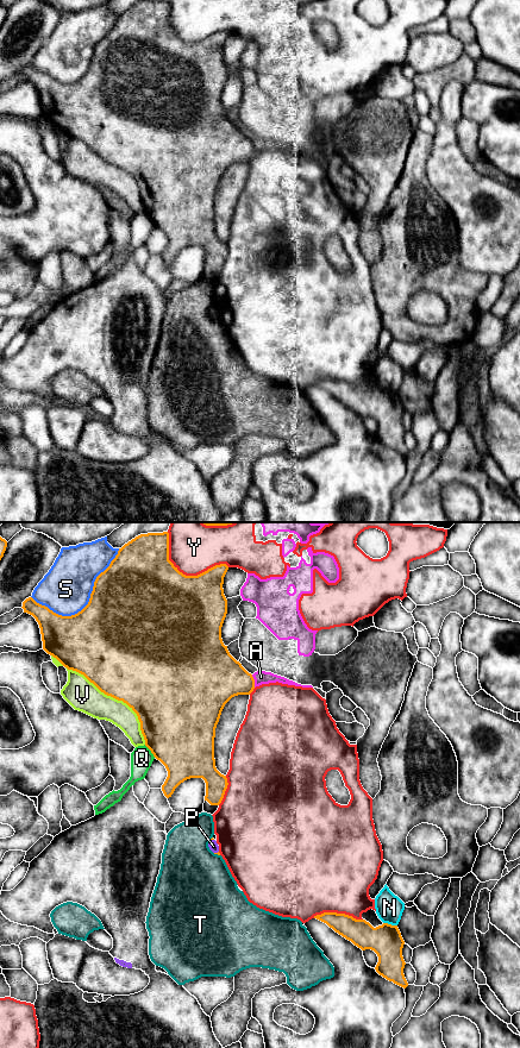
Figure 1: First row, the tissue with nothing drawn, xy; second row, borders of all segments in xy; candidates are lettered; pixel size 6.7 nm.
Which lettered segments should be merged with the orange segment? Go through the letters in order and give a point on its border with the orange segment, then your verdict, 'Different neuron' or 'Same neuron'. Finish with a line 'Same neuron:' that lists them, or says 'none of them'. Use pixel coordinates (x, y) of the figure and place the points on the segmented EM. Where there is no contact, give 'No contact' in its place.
A: Touches orange at xy (254, 681). Different neuron
N: Touches orange at xy (390, 924). Different neuron
P: Touches orange at xy (211, 840). Different neuron
Q: Touches orange at xy (150, 750). Different neuron
S: Touches orange at xy (87, 604). Different neuron
T: Touches orange at xy (217, 853). Different neuron
V: Touches orange at xy (116, 698). Different neuron
Y: Touches orange at xy (185, 575). Different neuron
Same neuron: none of them

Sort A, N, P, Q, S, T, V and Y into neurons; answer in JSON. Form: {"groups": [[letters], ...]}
{"groups": [["A"], ["N", "P"], ["Q"], ["S"], ["T"], ["V"], ["Y"]]}

